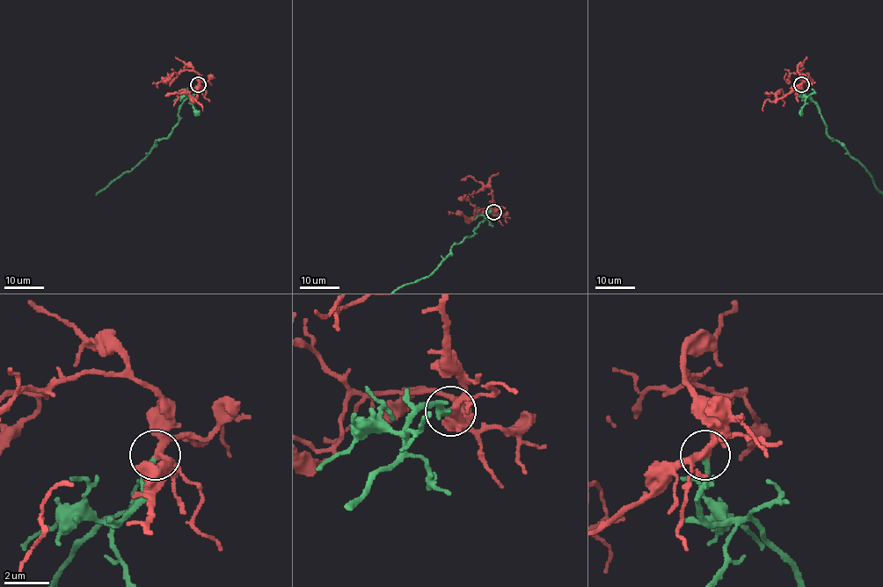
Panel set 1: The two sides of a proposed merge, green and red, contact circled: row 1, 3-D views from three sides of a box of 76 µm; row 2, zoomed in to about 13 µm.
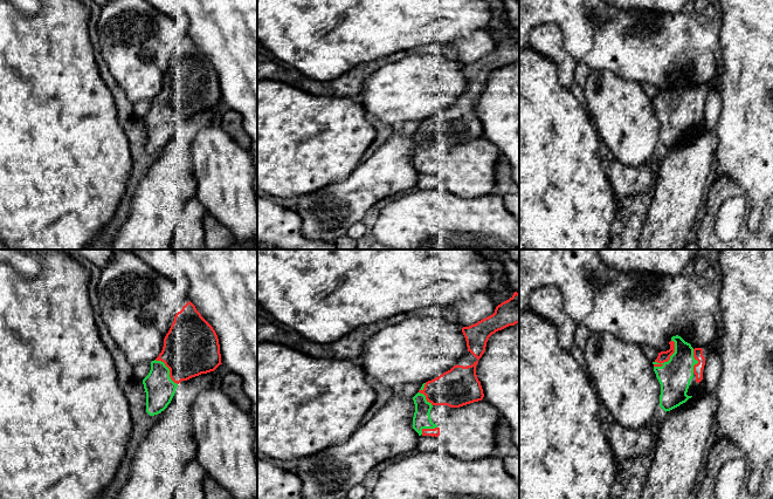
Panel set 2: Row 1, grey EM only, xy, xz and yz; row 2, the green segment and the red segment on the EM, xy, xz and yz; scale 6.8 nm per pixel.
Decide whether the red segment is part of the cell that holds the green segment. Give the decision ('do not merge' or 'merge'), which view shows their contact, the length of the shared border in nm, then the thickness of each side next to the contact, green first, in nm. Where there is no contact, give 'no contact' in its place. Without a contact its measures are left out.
merge | yz | 240 nm | 220/80 nm

